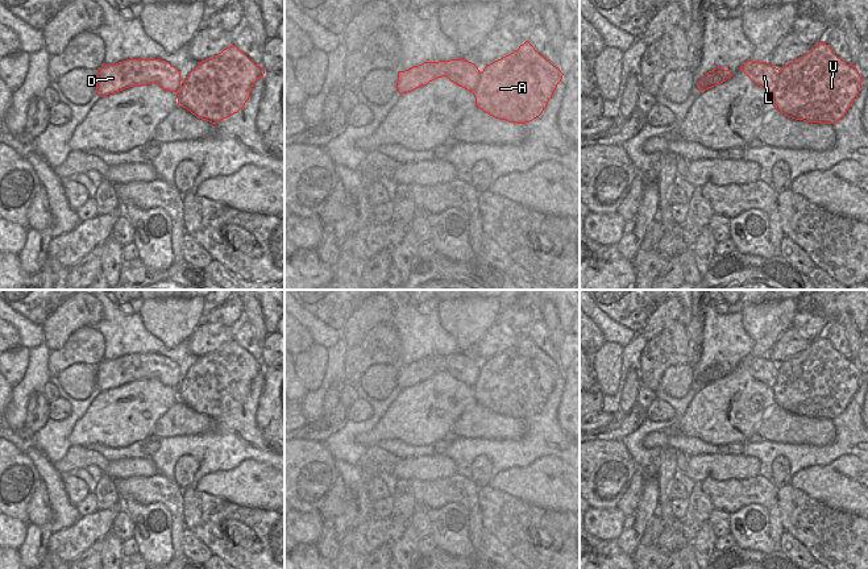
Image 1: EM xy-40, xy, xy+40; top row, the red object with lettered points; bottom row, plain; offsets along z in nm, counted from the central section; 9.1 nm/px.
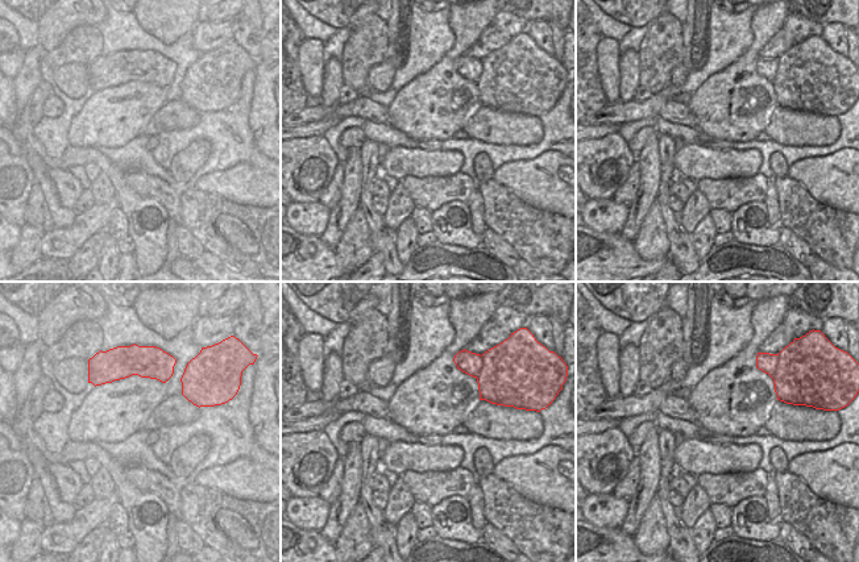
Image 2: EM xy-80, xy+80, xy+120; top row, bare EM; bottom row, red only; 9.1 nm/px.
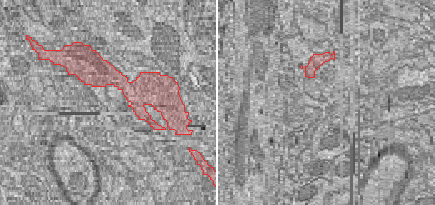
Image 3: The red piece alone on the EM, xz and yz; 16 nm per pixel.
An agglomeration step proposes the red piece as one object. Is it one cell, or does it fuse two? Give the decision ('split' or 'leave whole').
leave whole

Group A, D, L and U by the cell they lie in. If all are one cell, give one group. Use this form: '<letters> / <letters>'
A D L U

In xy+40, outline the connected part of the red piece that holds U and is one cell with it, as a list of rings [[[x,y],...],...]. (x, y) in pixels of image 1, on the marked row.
[[[823,41],[780,70],[767,62],[746,61],[740,70],[773,94],[776,111],[806,122],[835,124],[861,88],[857,68],[838,58]]]

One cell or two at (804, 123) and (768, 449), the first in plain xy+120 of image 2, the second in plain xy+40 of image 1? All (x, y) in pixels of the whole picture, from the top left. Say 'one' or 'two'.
two

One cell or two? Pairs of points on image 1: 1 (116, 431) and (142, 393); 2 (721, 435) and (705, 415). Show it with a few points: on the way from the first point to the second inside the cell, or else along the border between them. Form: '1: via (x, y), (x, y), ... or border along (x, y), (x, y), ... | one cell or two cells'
1: via (120, 422), (140, 402) | one cell
2: via (719, 430), (710, 420) | one cell

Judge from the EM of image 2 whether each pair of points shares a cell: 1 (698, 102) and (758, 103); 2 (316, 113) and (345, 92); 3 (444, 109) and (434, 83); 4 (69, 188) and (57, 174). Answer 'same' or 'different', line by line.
1: same
2: different
3: same
4: same

